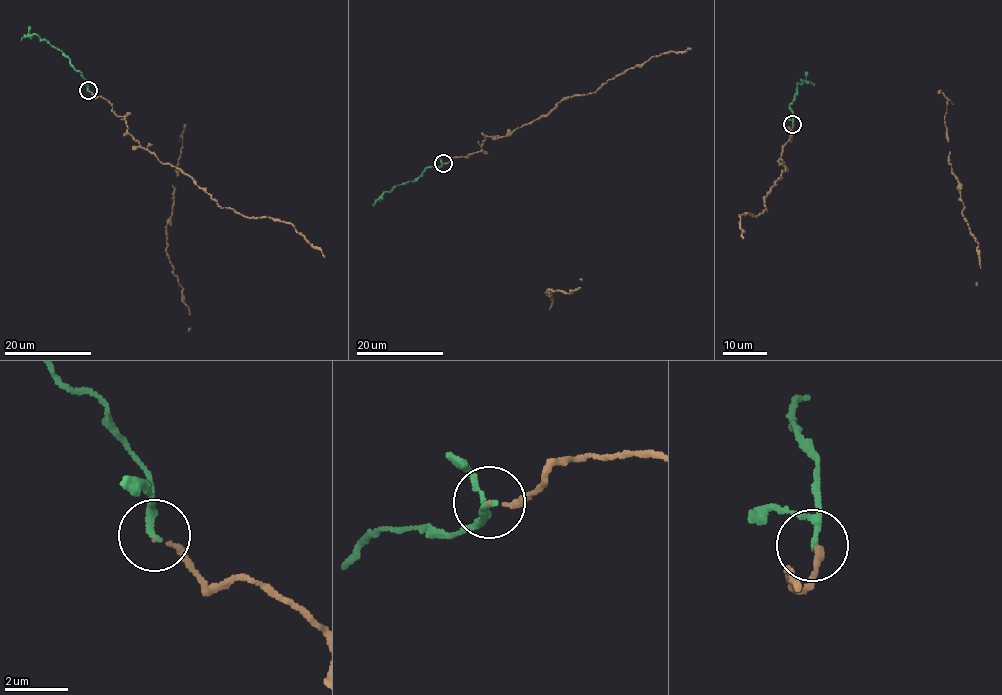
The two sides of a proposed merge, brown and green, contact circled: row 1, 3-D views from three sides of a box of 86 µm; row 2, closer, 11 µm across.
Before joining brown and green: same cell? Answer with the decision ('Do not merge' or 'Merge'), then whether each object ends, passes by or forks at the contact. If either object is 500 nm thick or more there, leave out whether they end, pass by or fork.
Merge. At the ring brown ends. At the ring green passes by

